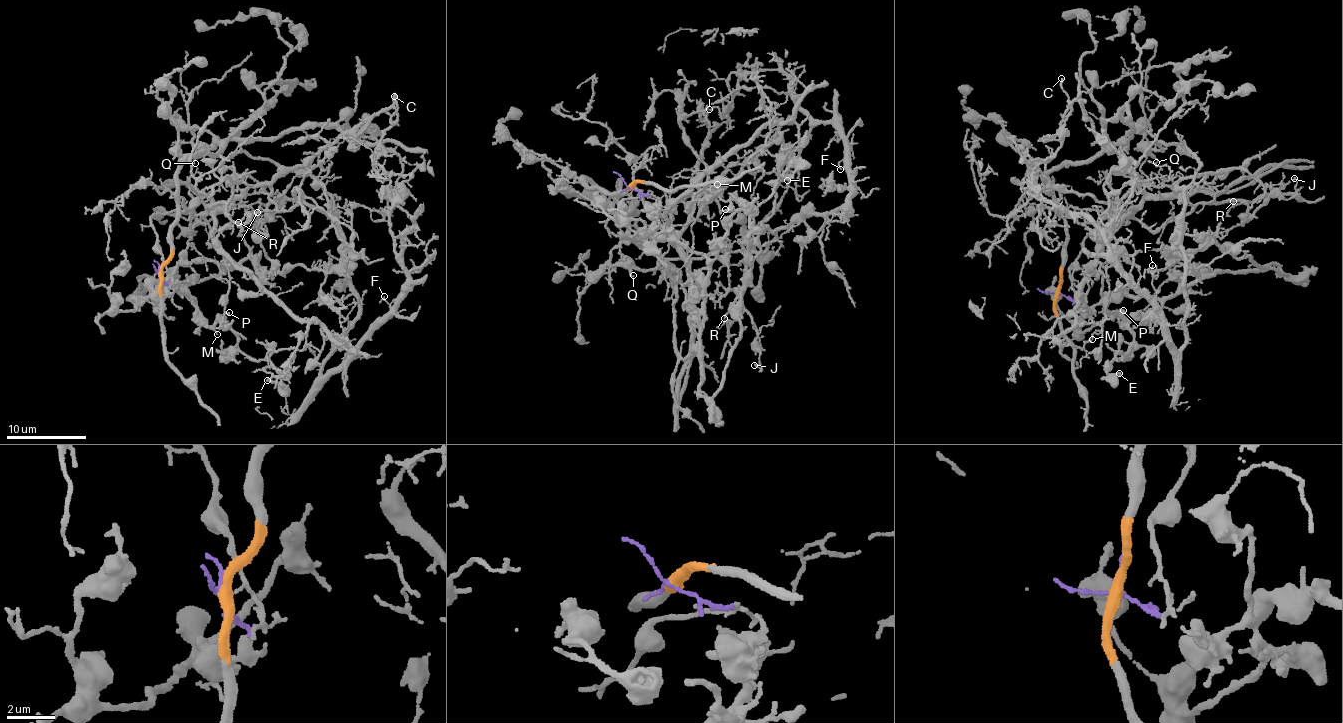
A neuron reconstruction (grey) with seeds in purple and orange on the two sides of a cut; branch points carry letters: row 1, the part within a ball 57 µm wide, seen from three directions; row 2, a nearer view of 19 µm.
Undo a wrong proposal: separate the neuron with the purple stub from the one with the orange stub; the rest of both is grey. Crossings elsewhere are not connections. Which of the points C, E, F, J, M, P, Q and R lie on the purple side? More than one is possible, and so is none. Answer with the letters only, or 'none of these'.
C, E, M, P, R

